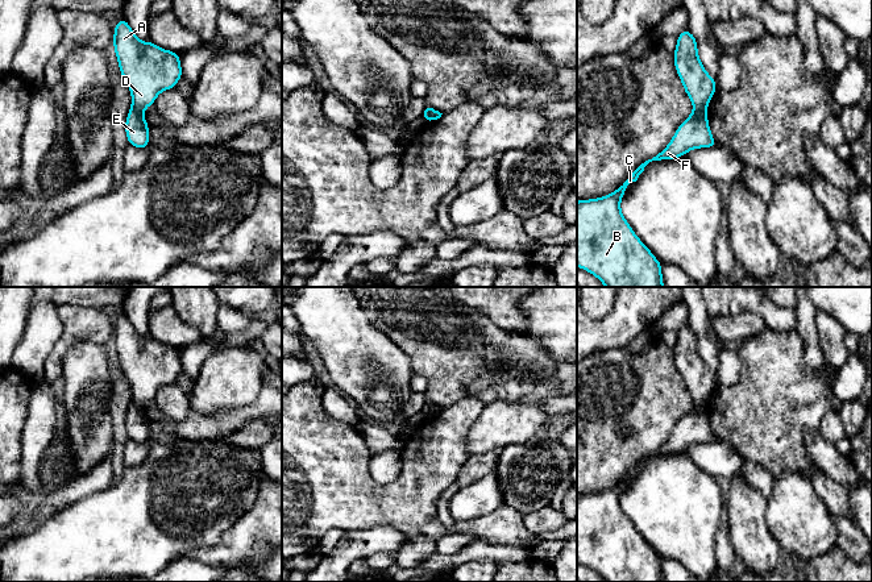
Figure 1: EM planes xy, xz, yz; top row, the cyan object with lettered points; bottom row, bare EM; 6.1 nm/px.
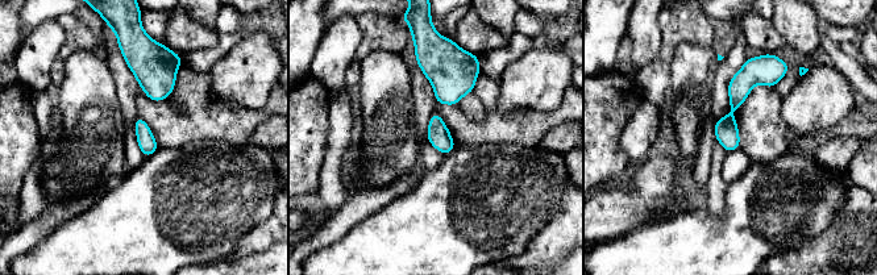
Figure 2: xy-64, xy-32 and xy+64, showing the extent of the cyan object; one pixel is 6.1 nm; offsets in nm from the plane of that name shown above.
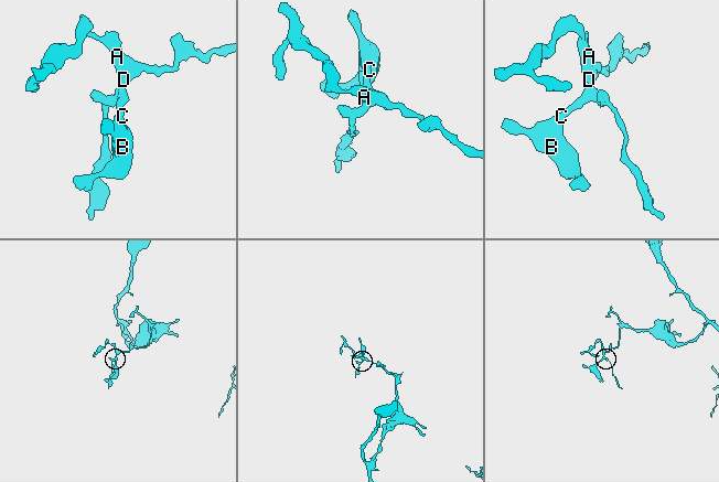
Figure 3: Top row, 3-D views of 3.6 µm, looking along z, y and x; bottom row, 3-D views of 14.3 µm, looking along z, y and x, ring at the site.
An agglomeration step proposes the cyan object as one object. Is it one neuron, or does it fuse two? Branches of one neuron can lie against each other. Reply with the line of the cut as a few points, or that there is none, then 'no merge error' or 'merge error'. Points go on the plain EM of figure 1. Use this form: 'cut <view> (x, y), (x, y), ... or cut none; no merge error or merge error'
cut yz (694, 404), (705, 406); merge error

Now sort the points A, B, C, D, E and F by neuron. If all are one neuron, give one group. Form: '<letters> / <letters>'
A D / B C E F

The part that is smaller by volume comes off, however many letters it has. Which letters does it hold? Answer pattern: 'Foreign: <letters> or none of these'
Foreign: B, C, E, F

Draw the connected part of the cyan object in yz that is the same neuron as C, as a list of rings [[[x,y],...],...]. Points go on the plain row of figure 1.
[[[693,406],[690,408],[690,411],[677,423],[677,425],[676,425],[673,433],[670,435],[670,437],[668,438],[668,441],[664,445],[661,445],[656,452],[653,452],[652,454],[648,454],[644,458],[641,458],[632,469],[630,469],[623,475],[623,478],[620,479],[620,482],[618,485],[615,485],[614,487],[611,487],[611,489],[609,489],[609,490],[606,490],[603,492],[589,494],[589,495],[578,495],[577,496],[577,561],[580,564],[584,564],[584,565],[589,566],[594,571],[597,571],[606,582],[664,582],[663,569],[661,569],[663,558],[655,553],[655,550],[651,548],[651,545],[639,535],[639,532],[632,525],[631,520],[623,512],[622,506],[620,506],[620,494],[626,490],[627,482],[638,475],[639,470],[644,466],[644,462],[649,457],[661,456],[661,454],[674,454],[674,453],[684,452],[692,444],[717,442],[717,441],[718,441],[718,437],[711,431],[710,421],[709,421],[709,415],[707,415],[707,411],[706,411],[706,406],[703,406],[703,407]]]

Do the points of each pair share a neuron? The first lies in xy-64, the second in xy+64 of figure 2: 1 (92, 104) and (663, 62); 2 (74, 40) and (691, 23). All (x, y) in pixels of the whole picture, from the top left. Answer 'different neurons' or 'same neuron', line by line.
1: different neurons
2: same neuron

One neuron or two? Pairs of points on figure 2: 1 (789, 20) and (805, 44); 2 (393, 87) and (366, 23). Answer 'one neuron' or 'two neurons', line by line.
1: one neuron
2: two neurons

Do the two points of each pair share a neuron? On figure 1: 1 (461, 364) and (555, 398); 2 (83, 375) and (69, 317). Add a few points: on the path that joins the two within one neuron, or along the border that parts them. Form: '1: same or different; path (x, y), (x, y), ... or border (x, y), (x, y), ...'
1: same; path (485, 383), (531, 383)
2: different; border (103, 343), (75, 343), (63, 357), (62, 370)

